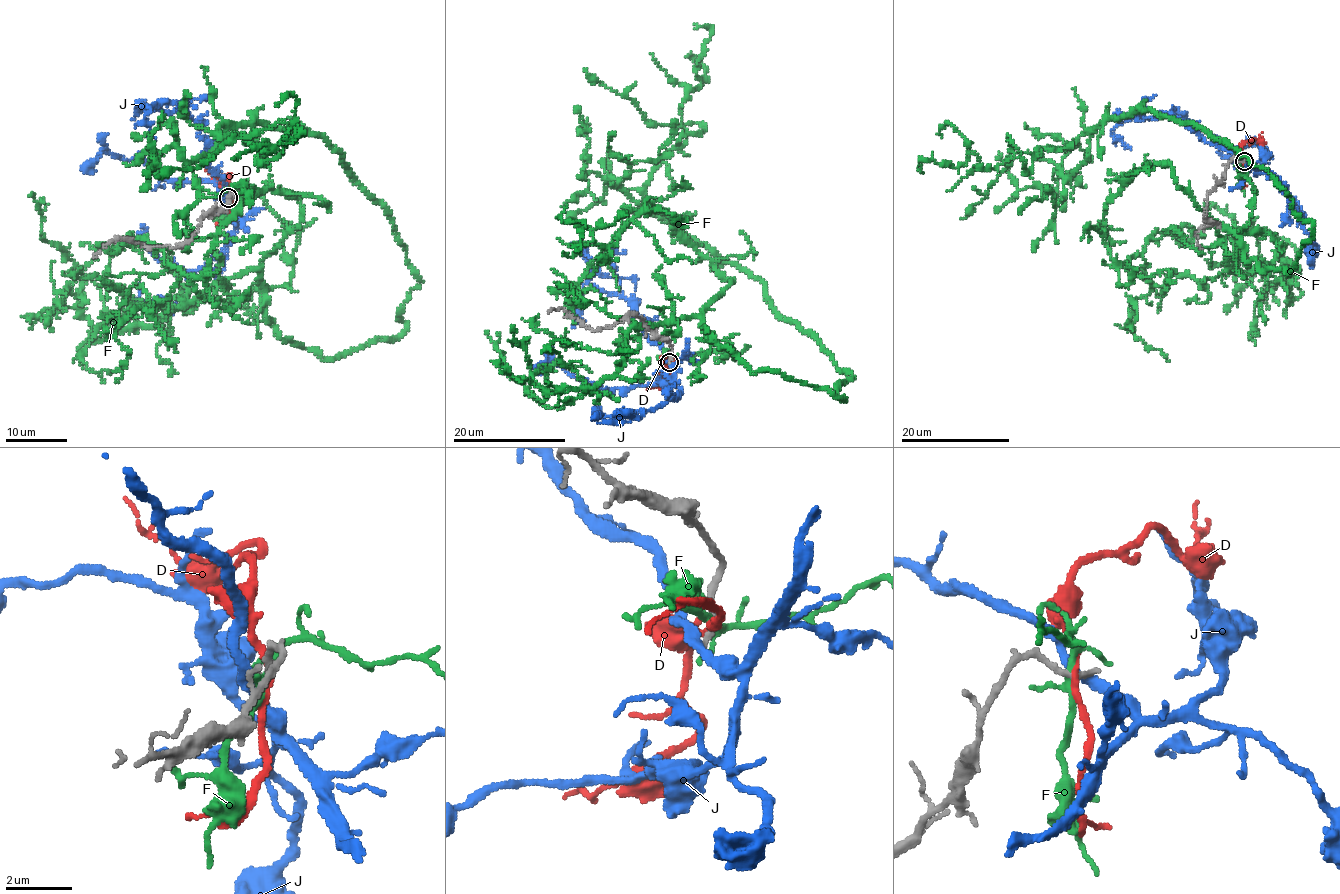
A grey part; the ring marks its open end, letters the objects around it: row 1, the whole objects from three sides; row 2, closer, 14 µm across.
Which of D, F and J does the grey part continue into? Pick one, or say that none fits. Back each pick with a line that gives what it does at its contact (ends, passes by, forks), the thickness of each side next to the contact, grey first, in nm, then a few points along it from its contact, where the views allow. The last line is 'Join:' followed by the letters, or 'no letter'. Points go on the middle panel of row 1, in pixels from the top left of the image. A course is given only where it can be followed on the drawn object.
Join: no letter

